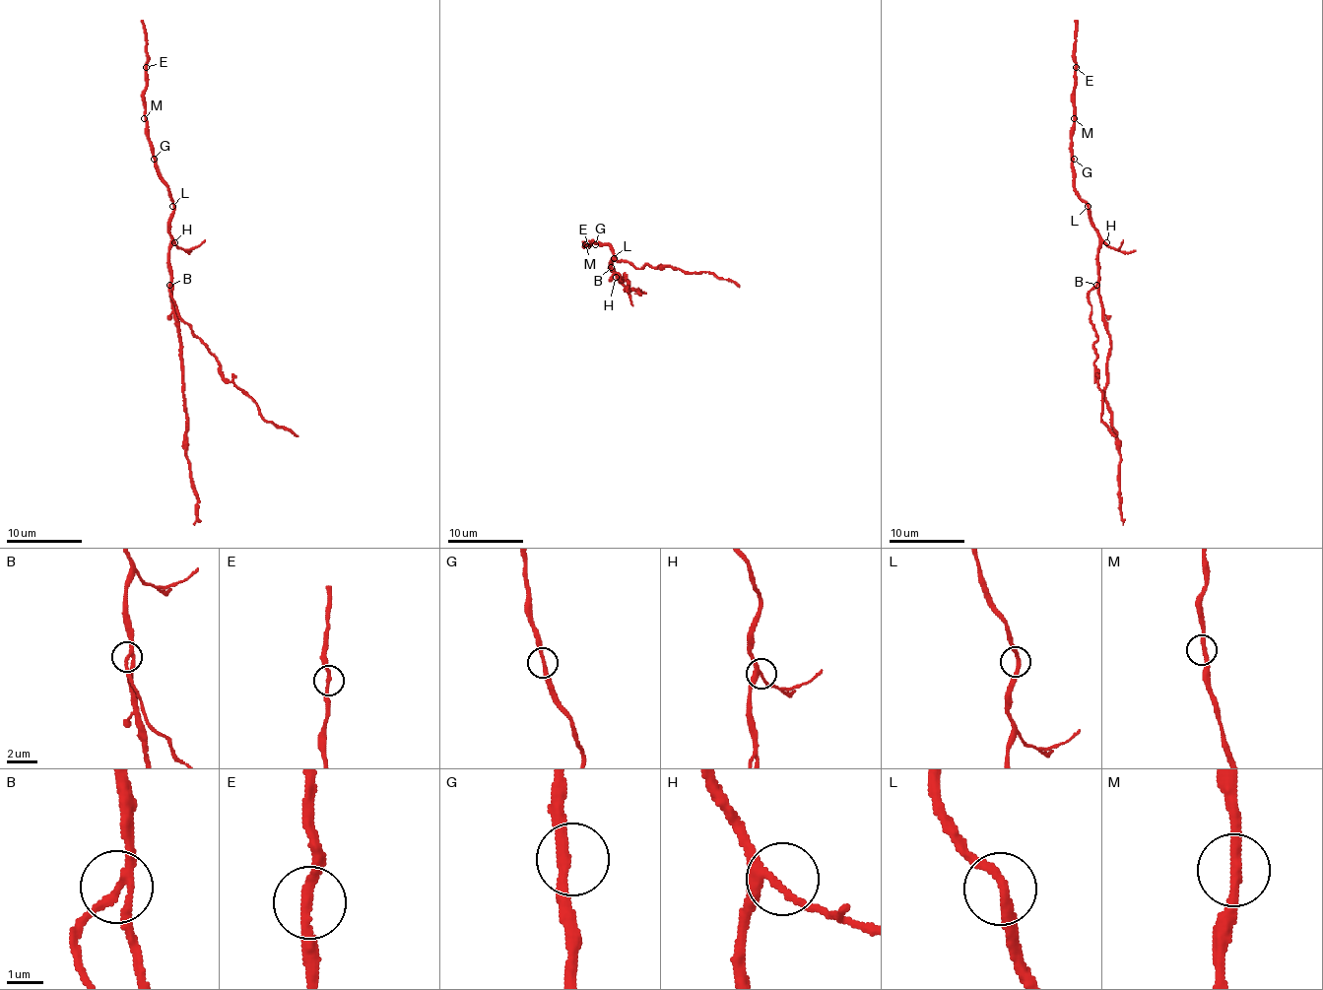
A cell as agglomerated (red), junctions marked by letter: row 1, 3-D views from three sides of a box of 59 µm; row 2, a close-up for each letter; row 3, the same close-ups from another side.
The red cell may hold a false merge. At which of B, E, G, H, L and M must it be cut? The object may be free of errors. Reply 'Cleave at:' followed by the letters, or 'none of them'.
Cleave at: B

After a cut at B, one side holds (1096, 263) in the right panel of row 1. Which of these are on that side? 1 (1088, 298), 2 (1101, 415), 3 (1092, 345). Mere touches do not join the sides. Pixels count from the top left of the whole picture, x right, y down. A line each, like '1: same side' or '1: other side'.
1: other side
2: other side
3: other side

